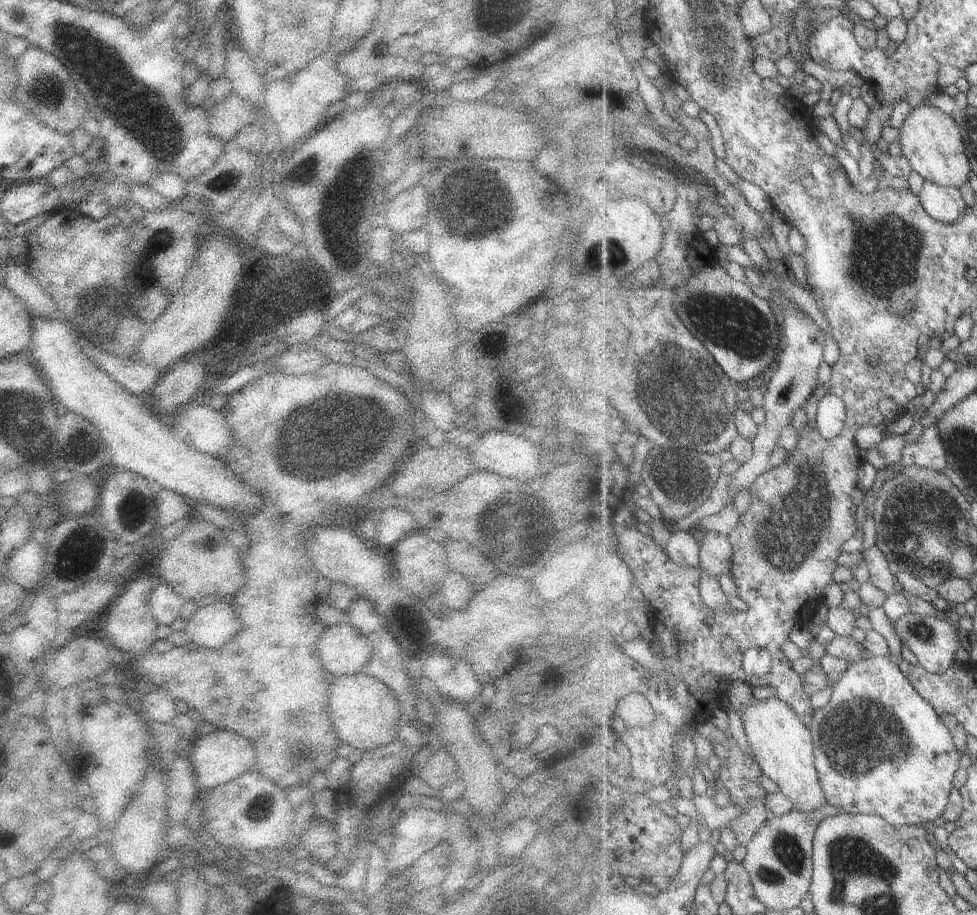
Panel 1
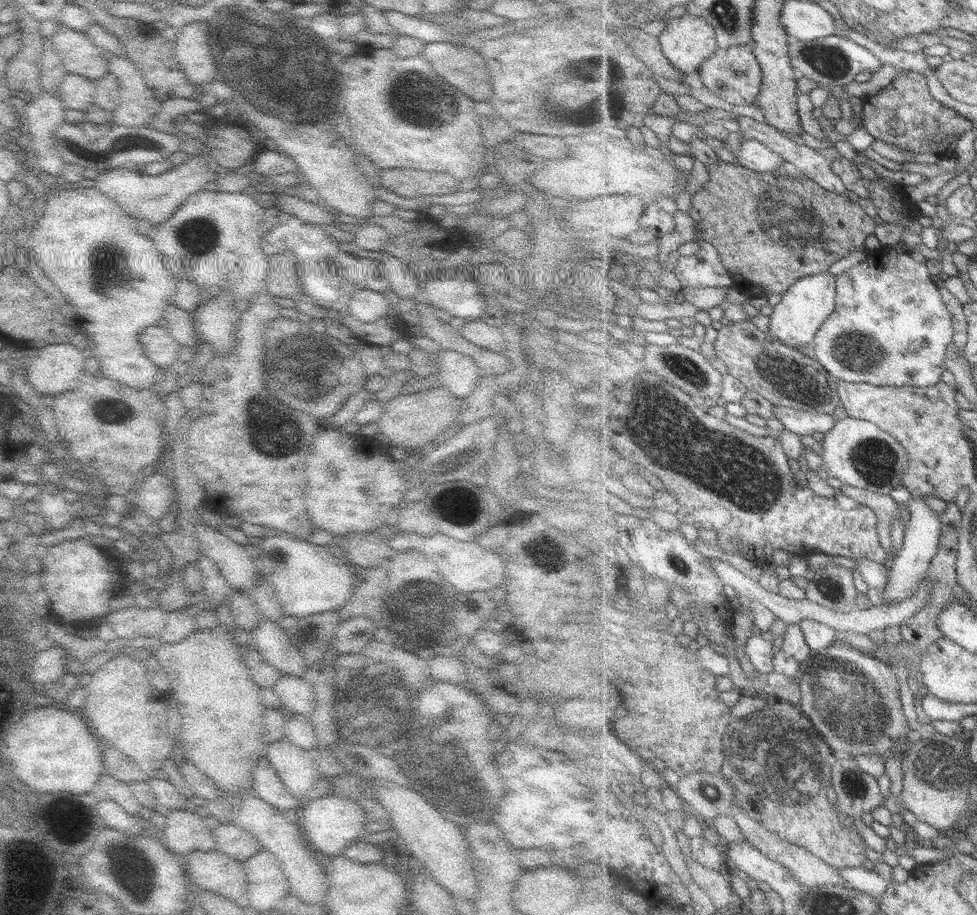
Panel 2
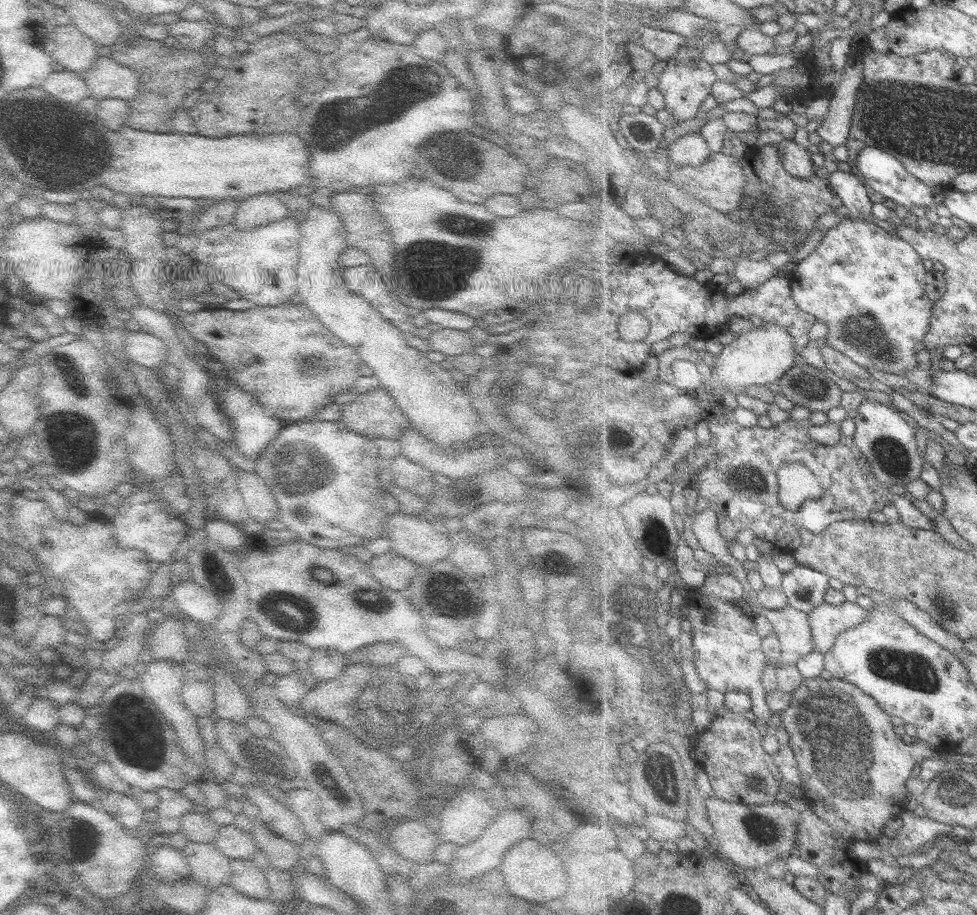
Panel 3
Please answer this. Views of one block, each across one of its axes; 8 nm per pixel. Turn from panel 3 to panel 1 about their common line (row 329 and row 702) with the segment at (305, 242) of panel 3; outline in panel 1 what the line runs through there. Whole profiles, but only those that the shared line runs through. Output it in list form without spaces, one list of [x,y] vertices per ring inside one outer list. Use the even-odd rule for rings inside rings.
[[[371,674],[337,676],[329,686],[329,722],[348,753],[383,748],[391,744],[399,730],[399,702],[391,690]]]

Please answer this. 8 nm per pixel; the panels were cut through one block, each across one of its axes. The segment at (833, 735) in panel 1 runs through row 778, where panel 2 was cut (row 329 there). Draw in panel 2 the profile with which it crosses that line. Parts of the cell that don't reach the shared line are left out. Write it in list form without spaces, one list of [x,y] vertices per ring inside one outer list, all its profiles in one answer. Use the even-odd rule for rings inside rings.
[[[895,244],[891,246],[882,246],[875,250],[867,250],[867,257],[851,267],[847,272],[837,275],[837,301],[836,310],[831,317],[825,321],[825,324],[820,328],[820,332],[816,334],[813,342],[809,345],[805,354],[815,358],[822,366],[833,376],[836,376],[839,381],[854,382],[854,383],[869,383],[875,386],[896,386],[899,387],[921,387],[936,385],[941,382],[943,370],[948,370],[947,357],[949,348],[954,340],[954,324],[951,310],[944,301],[943,295],[940,293],[940,287],[927,268],[927,264],[919,263],[909,256],[907,249]]]

